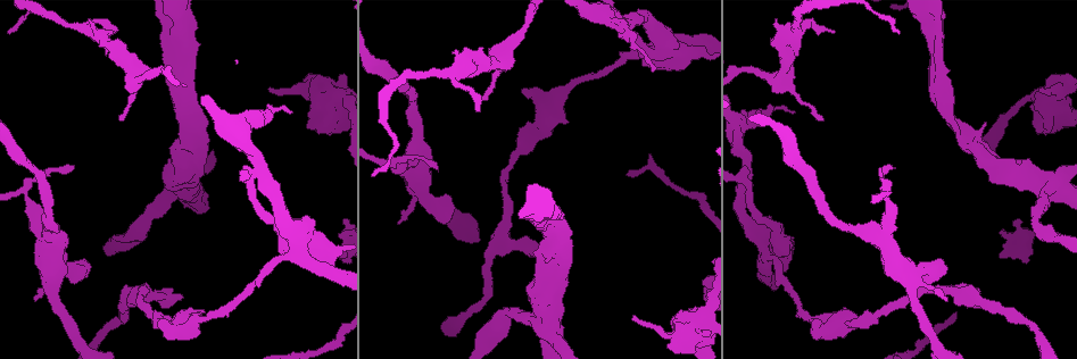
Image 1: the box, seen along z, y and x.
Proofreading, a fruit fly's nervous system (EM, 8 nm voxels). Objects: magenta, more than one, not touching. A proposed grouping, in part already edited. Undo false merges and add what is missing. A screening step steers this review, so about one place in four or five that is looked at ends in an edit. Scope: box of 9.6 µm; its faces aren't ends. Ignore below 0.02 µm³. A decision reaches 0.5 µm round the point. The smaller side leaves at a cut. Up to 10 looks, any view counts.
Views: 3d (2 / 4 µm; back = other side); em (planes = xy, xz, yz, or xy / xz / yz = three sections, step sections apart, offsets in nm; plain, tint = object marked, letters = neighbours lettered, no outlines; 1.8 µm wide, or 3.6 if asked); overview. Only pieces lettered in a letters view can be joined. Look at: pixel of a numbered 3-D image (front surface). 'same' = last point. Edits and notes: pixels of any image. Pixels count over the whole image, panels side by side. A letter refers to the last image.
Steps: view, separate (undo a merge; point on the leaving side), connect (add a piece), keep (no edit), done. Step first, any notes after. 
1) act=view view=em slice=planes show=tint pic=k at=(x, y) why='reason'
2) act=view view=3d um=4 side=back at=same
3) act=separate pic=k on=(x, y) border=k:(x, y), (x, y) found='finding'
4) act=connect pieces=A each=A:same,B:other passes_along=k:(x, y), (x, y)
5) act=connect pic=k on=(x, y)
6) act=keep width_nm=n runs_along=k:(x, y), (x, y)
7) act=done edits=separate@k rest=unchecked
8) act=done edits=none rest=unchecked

act=view view=3d um=4 pic=1 at=(797, 29) why='arms part here'

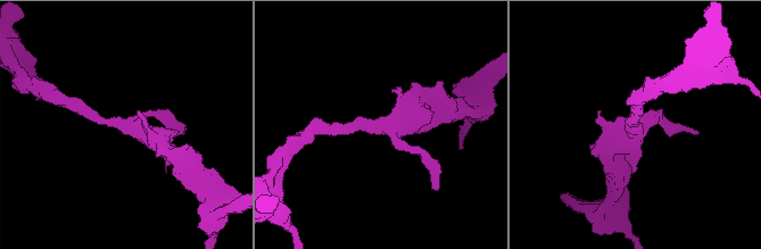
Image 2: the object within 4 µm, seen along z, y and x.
act=view view=em slice=planes show=tint pic=2 at=(137, 128) why='need the tissue'

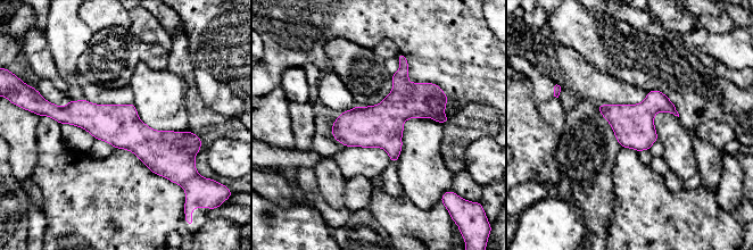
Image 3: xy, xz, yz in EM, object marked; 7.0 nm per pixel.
act=view view=em slice=planes show=letters at=same

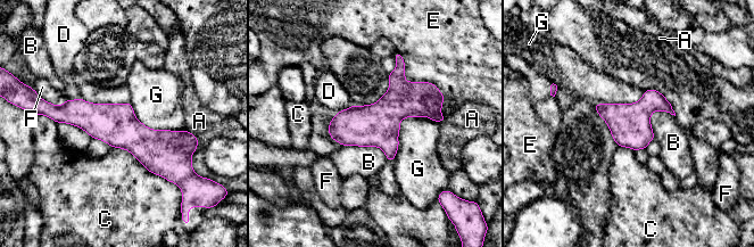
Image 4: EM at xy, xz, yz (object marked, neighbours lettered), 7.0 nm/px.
act=keep width_nm=300 each=A:other,B:other,C:other,D:other,E:other,F:other,G:other border=4:(439, 122), (404, 117), (392, 162) found='all the same cell'

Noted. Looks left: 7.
act=view view=em um=3.6 slice=yz step=8 show=tint pic=1 at=(182, 193) why='calibre changes'

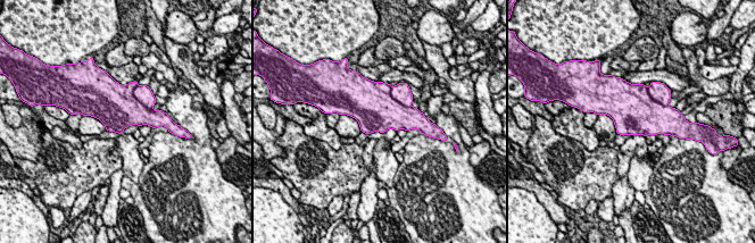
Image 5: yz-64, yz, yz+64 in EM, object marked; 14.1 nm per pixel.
act=view view=em um=3.6 slice=xy step=16 show=tint at=same why='another direction'

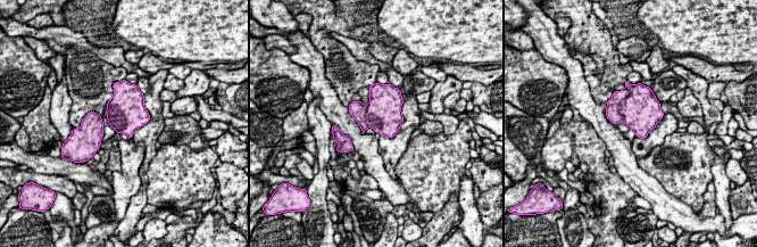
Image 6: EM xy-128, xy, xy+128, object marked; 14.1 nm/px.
act=view view=em um=3.6 slice=xy step=16 show=letters at=same

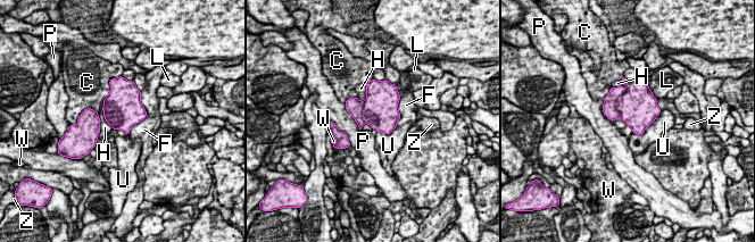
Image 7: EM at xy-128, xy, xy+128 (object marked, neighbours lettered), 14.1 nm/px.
act=separate pic=7 on=(610, 110) width_nm=300 longest_contact=F:650nm each=C:other,F:other,H:other,L:other,P:other,U:other,W:other,Z:other found='two cells meet here'

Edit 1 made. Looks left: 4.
act=view view=em slice=yz step=16 show=tint pic=1 at=(193, 140)

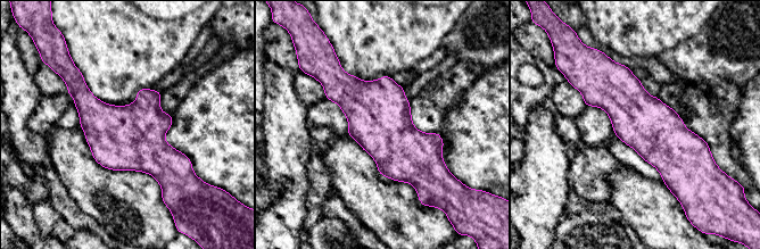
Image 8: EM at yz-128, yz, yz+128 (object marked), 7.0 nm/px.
act=view view=em slice=planes show=letters at=same

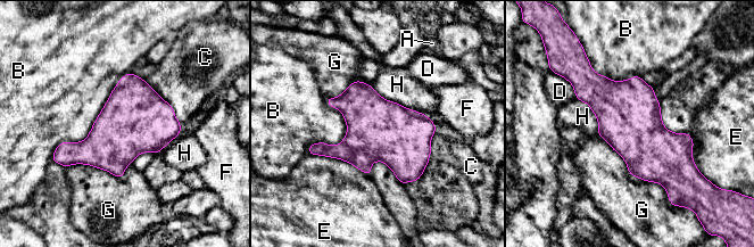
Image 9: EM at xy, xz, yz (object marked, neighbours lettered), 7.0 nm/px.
act=keep each=A:other,B:other,C:other,D:other,E:other,F:other,G:other,H:other border=9:(130, 72), (51, 159) found='all the same cell'

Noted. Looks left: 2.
act=view view=em slice=planes show=tint pic=1 at=(750, 124) why='sharp bend'

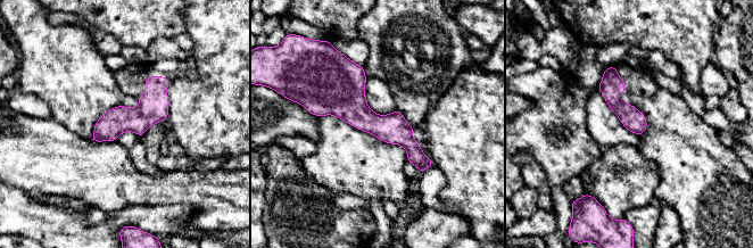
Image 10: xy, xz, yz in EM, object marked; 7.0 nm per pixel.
act=view view=em slice=planes show=letters at=same

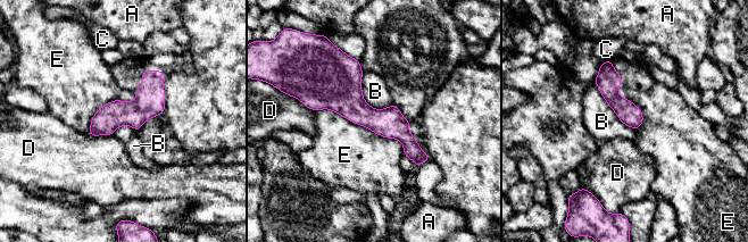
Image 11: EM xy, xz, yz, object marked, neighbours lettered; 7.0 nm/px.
act=keep each=A:other,B:other,C:other,D:other,E:other found='one cell here'

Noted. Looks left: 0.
act=done edits=separate@7 rest=unchecked

